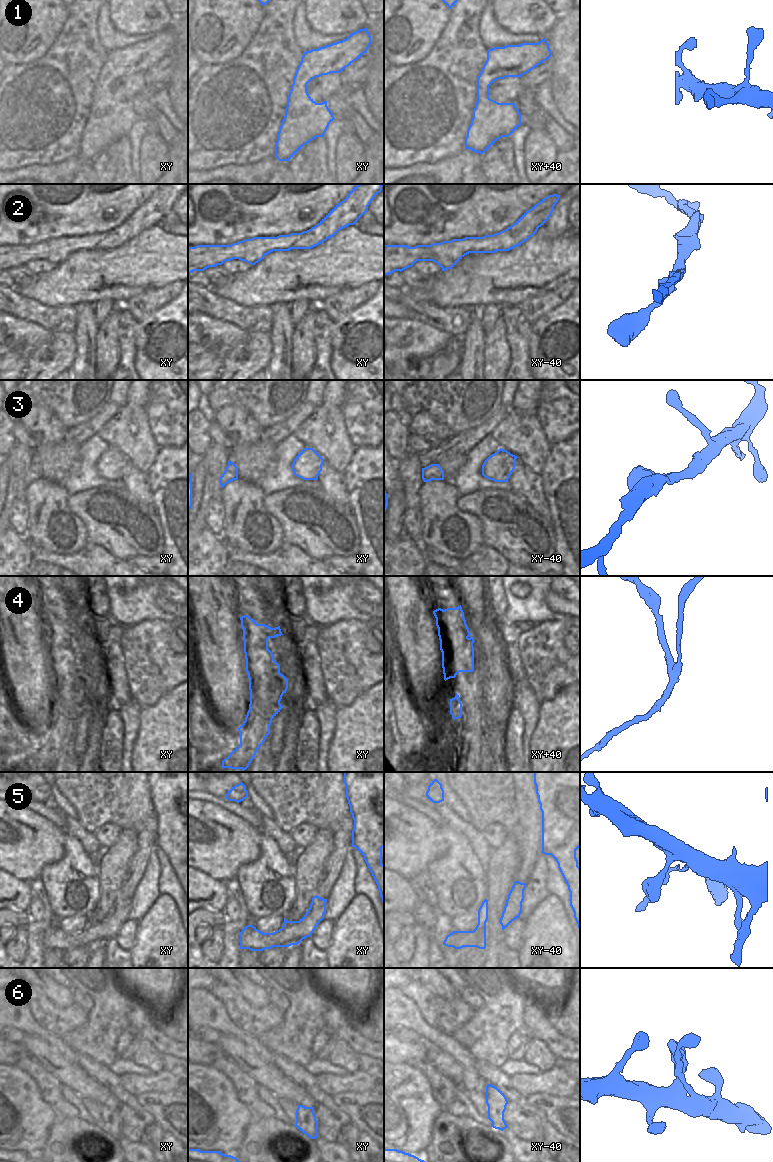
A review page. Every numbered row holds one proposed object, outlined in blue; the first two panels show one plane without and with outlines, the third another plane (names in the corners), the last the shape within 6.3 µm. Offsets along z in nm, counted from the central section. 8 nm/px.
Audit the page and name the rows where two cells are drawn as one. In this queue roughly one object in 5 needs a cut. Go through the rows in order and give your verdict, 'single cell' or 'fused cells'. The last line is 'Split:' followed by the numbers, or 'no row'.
1: single cell
2: single cell
3: single cell
4: fused cells
5: single cell
6: single cell
Split: 4

